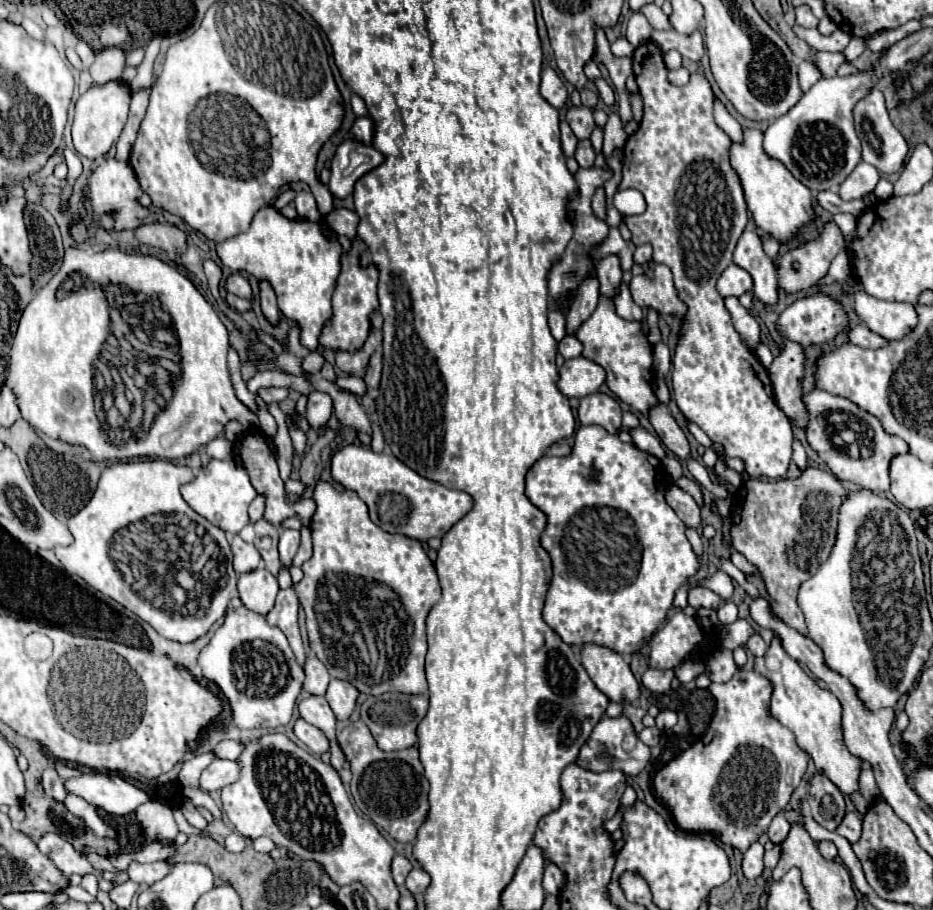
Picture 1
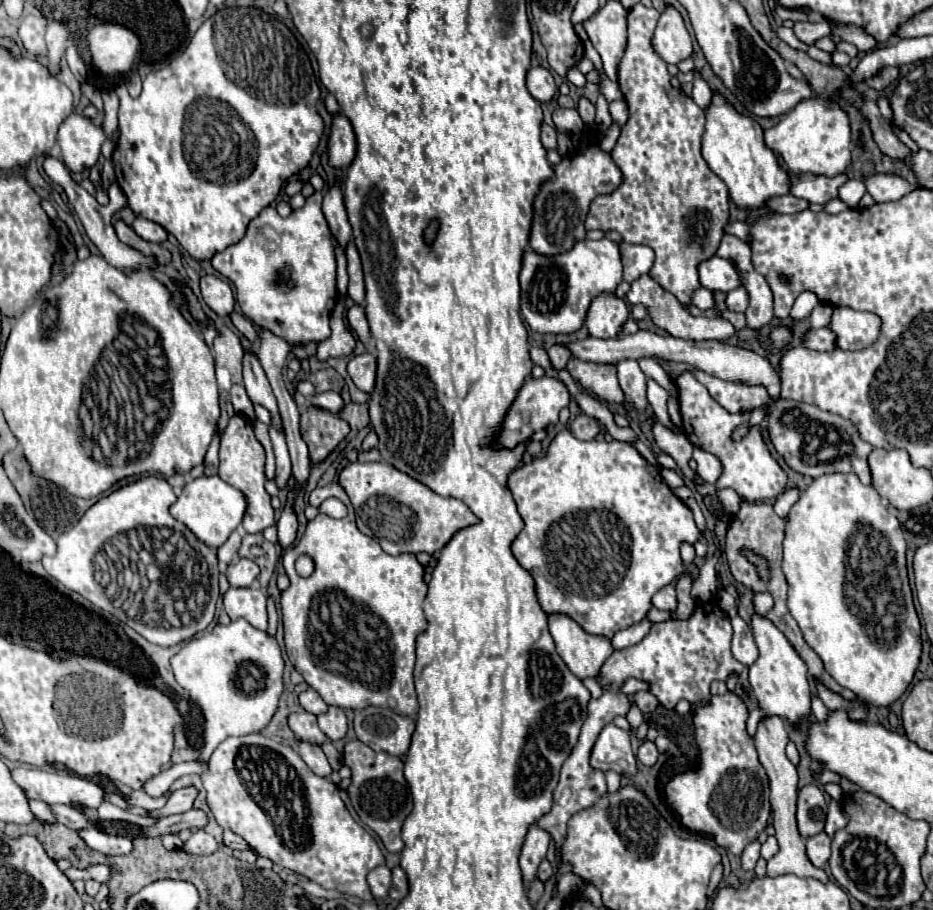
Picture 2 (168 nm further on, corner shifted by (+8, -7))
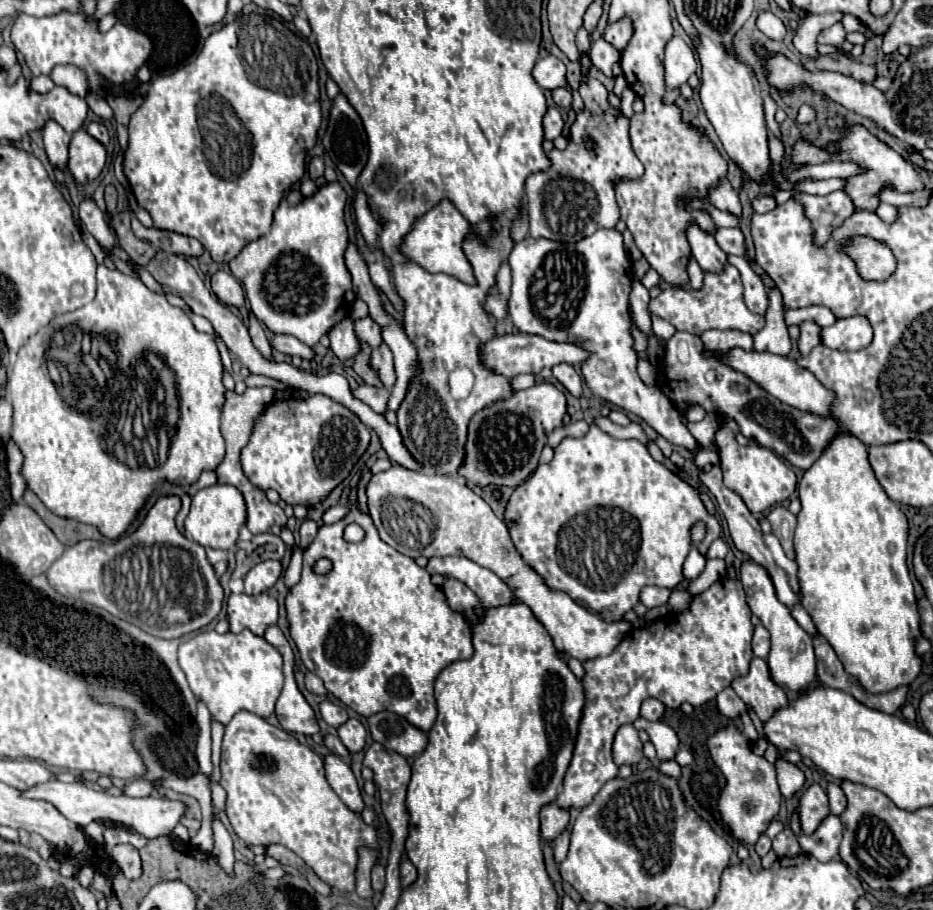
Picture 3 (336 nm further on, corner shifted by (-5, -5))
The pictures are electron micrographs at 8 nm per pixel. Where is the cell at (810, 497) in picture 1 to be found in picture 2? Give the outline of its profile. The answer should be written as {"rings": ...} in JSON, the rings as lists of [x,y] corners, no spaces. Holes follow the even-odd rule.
{"rings":[[[741,500],[741,508],[739,508],[739,514],[733,514],[731,516],[731,526],[727,528],[727,548],[725,548],[725,554],[727,554],[727,562],[729,562],[729,568],[731,568],[731,574],[737,582],[741,582],[745,588],[753,590],[753,592],[769,592],[775,600],[773,608],[765,614],[767,620],[771,620],[785,636],[787,640],[793,644],[793,648],[797,650],[797,654],[805,660],[807,668],[809,668],[809,676],[813,680],[821,680],[827,688],[831,688],[833,692],[841,694],[843,698],[847,700],[857,700],[857,696],[851,692],[851,690],[845,690],[841,688],[825,670],[823,670],[823,662],[821,658],[815,654],[815,650],[803,640],[801,636],[801,630],[795,622],[795,618],[789,614],[787,610],[787,580],[783,578],[783,570],[781,570],[781,562],[783,562],[783,526],[787,526],[787,518],[779,518],[775,512],[773,512],[773,506],[769,502],[747,502],[747,500]],[[743,550],[755,550],[755,554],[759,554],[761,558],[765,558],[767,562],[767,570],[771,570],[771,578],[759,578],[759,570],[755,570],[755,564],[751,560],[745,558]]]}

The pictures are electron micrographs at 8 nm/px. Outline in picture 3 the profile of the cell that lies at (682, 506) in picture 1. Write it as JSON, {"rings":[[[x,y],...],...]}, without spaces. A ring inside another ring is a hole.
{"rings":[[[692,548],[692,552],[688,554],[688,558],[686,558],[686,562],[684,562],[684,568],[682,568],[684,578],[686,578],[686,580],[696,580],[696,578],[702,574],[704,564],[706,564],[706,558],[704,558],[696,548]]]}

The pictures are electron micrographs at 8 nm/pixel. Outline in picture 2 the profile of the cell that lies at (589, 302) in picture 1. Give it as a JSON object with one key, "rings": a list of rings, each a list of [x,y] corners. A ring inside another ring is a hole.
{"rings":[[[555,342],[553,346],[549,346],[547,352],[549,352],[549,358],[551,358],[555,370],[565,368],[567,366],[567,360],[571,358],[571,354],[567,354],[567,346],[563,346],[561,342]]]}

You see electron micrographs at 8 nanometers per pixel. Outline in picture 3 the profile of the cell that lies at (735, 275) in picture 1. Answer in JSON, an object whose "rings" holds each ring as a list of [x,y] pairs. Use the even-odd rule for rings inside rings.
{"rings":[[[690,224],[688,230],[686,230],[686,238],[688,238],[688,244],[690,244],[692,252],[694,252],[694,258],[700,264],[702,270],[720,272],[724,268],[726,254],[716,244],[712,234],[704,232],[698,224]]]}

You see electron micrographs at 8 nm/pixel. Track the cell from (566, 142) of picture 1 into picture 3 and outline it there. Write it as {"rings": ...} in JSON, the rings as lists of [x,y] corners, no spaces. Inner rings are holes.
{"rings":[[[548,108],[546,114],[544,114],[544,138],[546,140],[554,140],[562,134],[562,116],[556,108]]]}

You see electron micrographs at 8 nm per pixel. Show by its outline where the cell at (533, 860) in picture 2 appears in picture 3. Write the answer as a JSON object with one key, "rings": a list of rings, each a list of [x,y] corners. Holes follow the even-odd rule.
{"rings":[[[550,802],[540,810],[540,822],[544,840],[554,840],[568,824],[568,810],[560,808],[556,802]]]}

